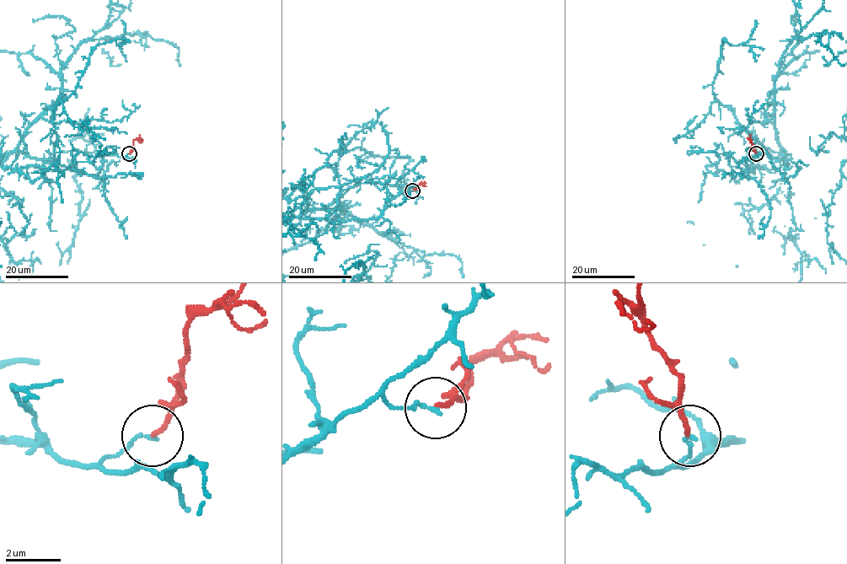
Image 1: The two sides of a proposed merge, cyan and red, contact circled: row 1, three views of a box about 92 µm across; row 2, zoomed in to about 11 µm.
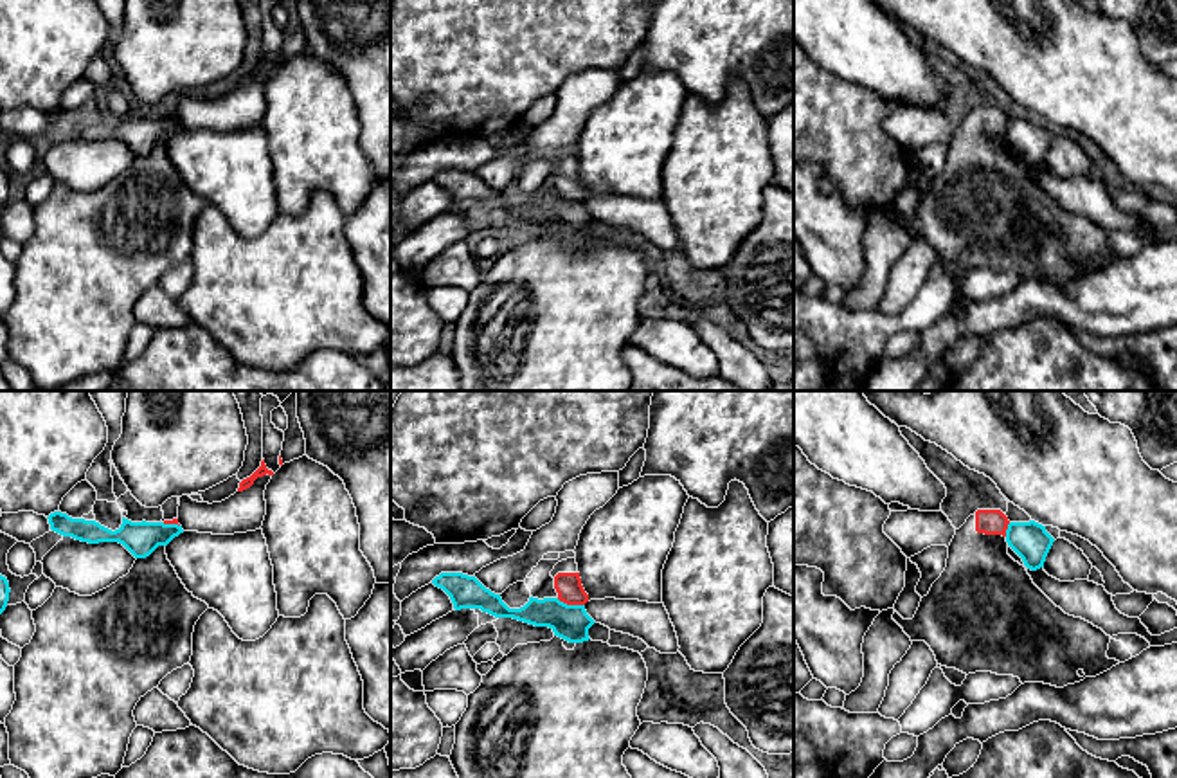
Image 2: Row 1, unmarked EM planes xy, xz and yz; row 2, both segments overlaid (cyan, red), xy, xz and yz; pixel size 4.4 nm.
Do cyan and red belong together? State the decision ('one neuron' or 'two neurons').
two neurons

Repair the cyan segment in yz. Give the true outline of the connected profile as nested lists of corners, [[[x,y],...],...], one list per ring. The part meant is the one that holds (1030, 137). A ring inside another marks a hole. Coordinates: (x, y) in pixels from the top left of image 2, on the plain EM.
[[[1010,119],[1006,126],[1008,142],[1022,155],[1031,167],[1044,164],[1046,153],[1055,135],[1046,128],[1046,122],[1029,119]]]

